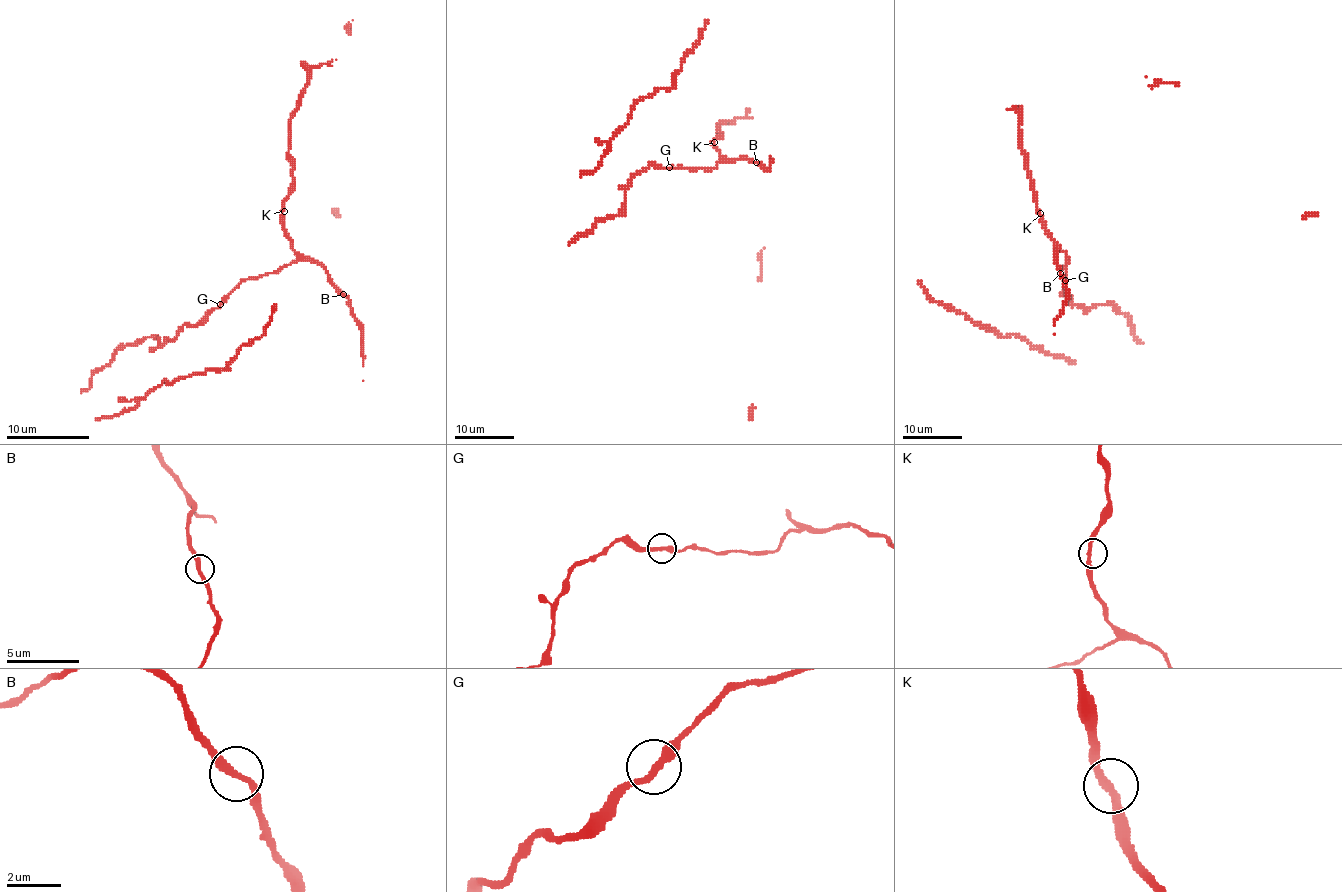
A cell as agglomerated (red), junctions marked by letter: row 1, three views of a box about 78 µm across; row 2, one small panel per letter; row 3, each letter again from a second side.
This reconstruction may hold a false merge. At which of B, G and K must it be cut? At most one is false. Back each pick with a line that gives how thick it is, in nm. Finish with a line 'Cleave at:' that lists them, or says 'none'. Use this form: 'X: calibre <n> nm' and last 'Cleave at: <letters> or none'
Cleave at: none

